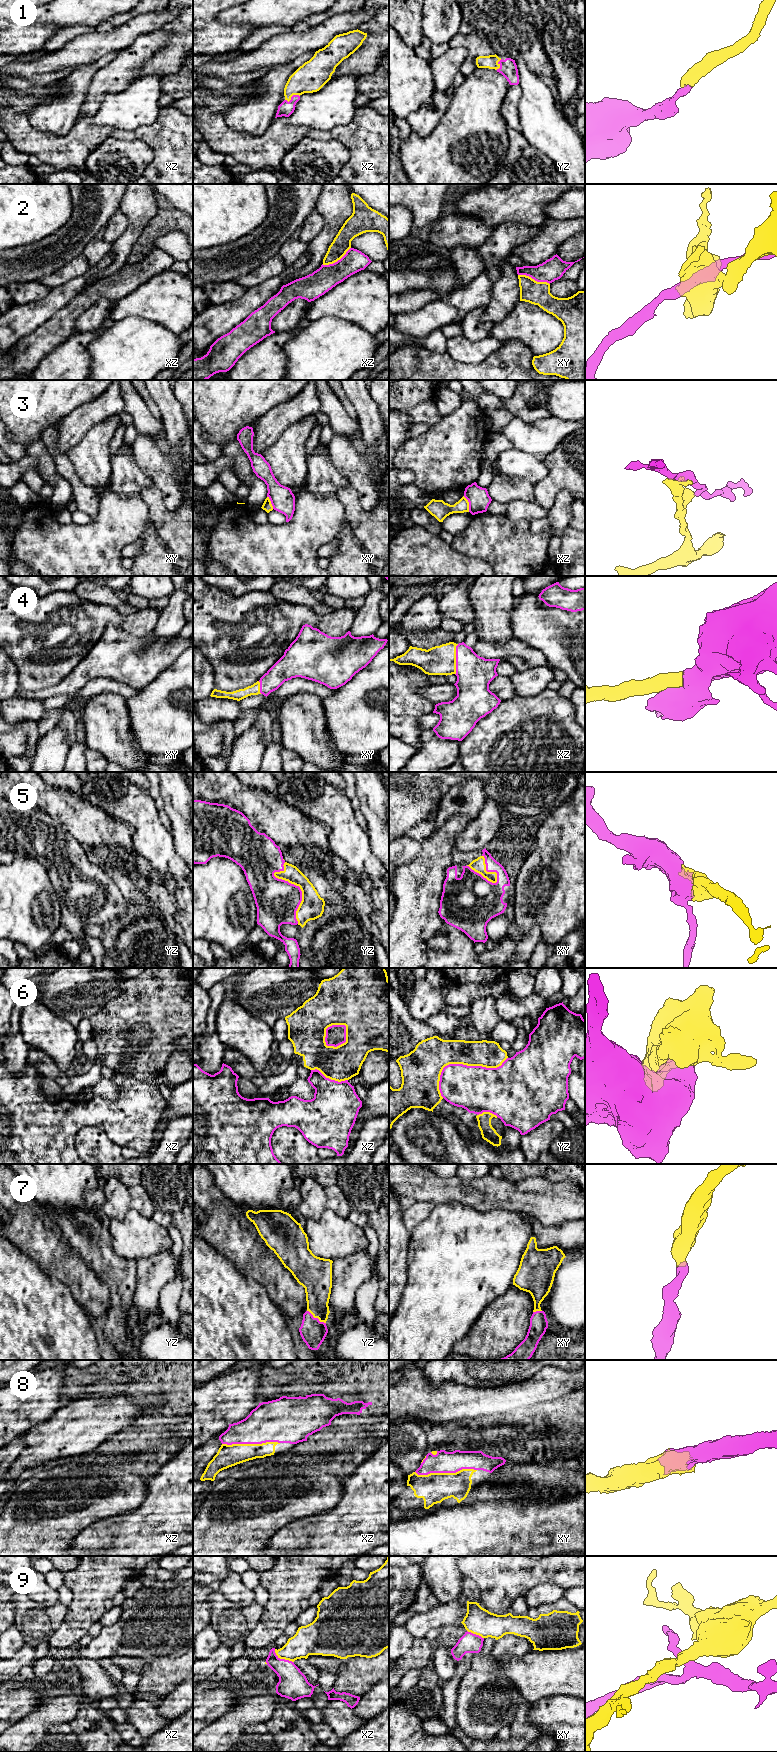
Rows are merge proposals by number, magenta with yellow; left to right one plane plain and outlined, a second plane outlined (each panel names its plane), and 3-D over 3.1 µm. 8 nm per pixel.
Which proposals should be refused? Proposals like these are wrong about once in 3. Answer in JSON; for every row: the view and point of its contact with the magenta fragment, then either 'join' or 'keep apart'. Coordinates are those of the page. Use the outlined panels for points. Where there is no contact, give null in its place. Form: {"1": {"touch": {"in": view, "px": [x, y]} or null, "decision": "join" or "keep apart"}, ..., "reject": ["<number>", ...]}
{"1": {"touch": {"in": "xz", "px": [291, 97]}, "decision": "join"}, "2": {"touch": {"in": "xy", "px": [534, 279]}, "decision": "keep apart"}, "3": {"touch": {"in": "xz", "px": [469, 504]}, "decision": "keep apart"}, "4": {"touch": {"in": "xz", "px": [456, 659]}, "decision": "join"}, "5": {"touch": {"in": "yz", "px": [295, 885]}, "decision": "join"}, "6": {"touch": {"in": "yz", "px": [462, 1064]}, "decision": "keep apart"}, "7": {"touch": {"in": "yz", "px": [316, 1318]}, "decision": "join"}, "8": {"touch": {"in": "xy", "px": [445, 1472]}, "decision": "join"}, "9": {"touch": {"in": "xz", "px": [282, 1659]}, "decision": "keep apart"}, "reject": ["2", "3", "6", "9"]}

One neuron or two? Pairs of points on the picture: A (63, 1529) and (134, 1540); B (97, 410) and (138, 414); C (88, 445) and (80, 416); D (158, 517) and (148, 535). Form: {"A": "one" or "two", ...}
{"A": "two", "B": "two", "C": "two", "D": "two"}

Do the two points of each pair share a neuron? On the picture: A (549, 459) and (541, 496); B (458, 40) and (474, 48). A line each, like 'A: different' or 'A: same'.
A: same
B: same

